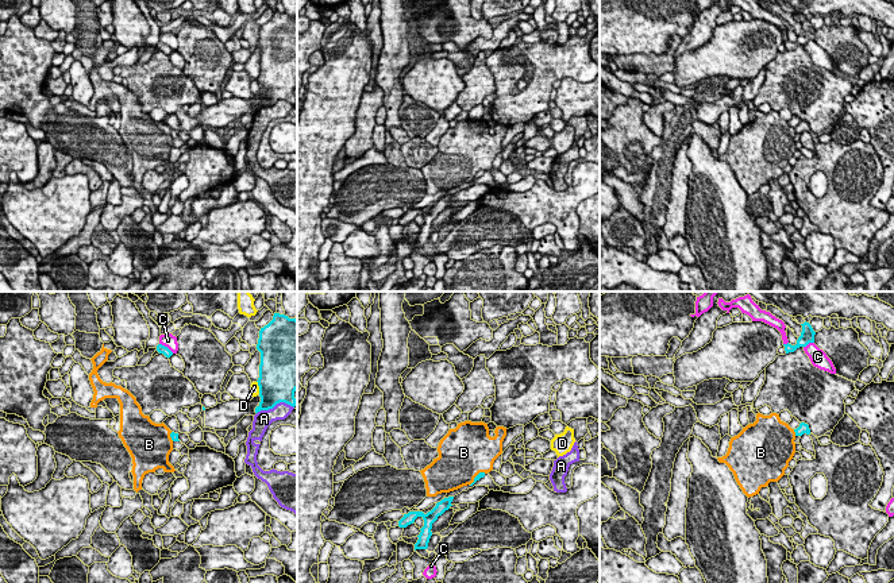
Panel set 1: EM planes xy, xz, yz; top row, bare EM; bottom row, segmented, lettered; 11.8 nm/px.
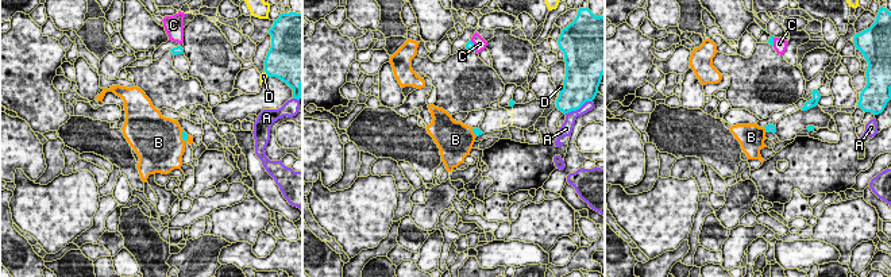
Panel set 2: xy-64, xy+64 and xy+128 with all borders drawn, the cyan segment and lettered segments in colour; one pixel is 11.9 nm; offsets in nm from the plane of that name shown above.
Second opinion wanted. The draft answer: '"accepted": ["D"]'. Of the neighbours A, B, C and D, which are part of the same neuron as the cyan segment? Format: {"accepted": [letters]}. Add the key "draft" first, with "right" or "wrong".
{"draft": "wrong", "accepted": []}

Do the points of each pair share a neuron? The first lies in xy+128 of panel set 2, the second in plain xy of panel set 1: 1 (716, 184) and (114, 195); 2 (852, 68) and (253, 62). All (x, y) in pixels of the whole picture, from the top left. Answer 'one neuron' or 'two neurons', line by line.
1: two neurons
2: two neurons

